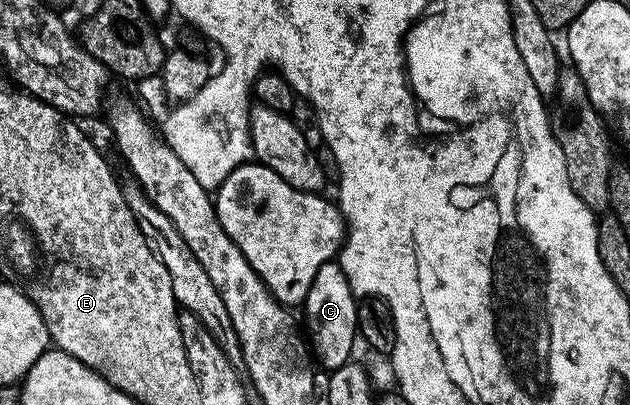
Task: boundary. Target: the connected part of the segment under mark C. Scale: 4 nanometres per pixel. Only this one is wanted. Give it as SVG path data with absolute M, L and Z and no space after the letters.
M330 261L325 263L324 266L316 272L316 278L313 279L312 286L309 287L309 292L306 295L306 299L303 300L302 310L304 310L304 316L306 318L306 324L304 320L304 326L306 326L308 340L315 354L321 362L319 364L323 369L327 371L334 371L340 366L347 364L351 361L350 356L354 348L354 340L357 341L357 297L351 290L351 286L348 285L347 275L344 274L342 267L337 261Z

